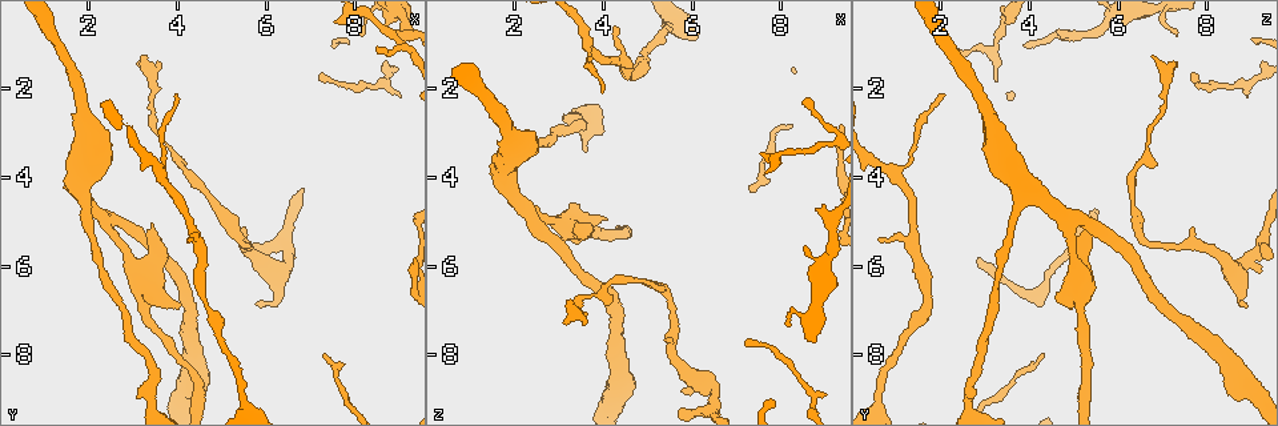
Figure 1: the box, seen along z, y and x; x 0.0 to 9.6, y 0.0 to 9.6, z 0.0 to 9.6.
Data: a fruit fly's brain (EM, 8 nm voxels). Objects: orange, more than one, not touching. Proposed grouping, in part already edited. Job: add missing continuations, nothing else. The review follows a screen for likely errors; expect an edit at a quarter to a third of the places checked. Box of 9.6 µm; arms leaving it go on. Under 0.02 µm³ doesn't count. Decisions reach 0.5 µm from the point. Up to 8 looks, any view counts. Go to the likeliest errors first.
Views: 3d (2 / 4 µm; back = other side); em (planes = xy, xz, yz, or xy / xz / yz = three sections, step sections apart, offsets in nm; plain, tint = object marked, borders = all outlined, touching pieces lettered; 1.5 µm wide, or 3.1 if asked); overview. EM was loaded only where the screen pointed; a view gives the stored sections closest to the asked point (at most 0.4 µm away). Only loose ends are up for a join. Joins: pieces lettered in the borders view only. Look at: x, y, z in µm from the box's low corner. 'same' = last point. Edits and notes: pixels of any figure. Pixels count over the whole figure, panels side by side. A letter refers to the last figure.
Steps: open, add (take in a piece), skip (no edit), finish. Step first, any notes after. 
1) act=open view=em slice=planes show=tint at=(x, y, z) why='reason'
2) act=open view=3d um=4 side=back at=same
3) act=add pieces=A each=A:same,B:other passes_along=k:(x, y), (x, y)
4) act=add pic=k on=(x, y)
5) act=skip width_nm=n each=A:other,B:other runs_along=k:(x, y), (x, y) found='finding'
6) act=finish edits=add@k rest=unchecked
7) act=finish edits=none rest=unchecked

act=open view=3d um=2 at=(4.00, 2.10, 2.10) why='tapers out'

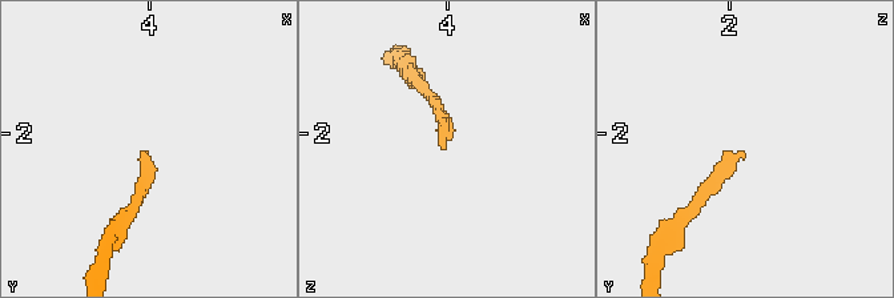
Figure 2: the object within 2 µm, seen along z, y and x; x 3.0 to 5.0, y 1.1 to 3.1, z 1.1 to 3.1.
act=open view=em slice=yz step=8 show=borders at=(3.96, 2.12, 2.10)

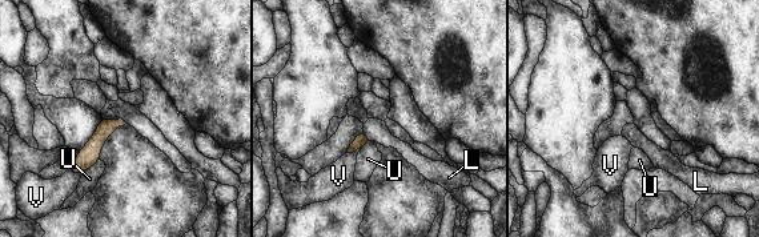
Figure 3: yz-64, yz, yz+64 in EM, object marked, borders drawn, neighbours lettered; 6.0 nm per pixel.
act=open view=em slice=planes show=borders at=same

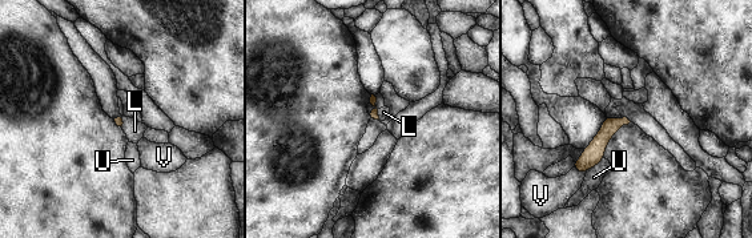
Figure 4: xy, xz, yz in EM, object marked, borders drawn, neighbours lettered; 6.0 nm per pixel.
act=skip each=L:other,U:other,V:other runs_along=4:(624, 121), (616, 124), (578, 166) found='none of them fits'

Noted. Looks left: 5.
act=open view=em slice=yz step=4 show=tint at=(8.15, 0.80, 7.25) why='free end'

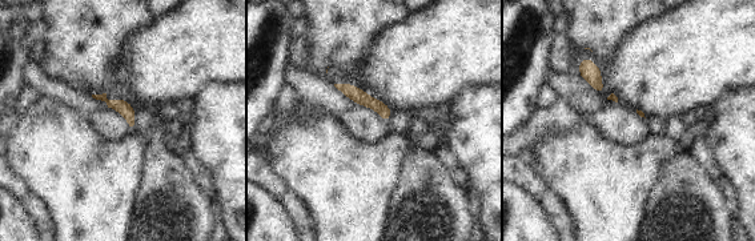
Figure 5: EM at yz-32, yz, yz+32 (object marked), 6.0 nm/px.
act=open view=em slice=planes show=borders at=same why='another direction'

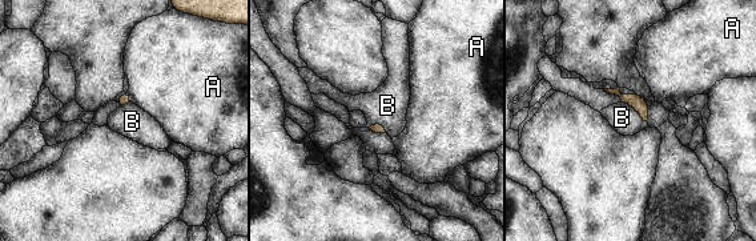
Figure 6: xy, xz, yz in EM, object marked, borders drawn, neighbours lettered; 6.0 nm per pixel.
act=skip each=A:other,B:other border=6:(622, 101), (627, 103), (646, 121) found='no lettered piece goes on from it'

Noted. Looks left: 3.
act=open view=em slice=xy step=8 show=tint at=(8.45, 1.15, 2.35) why='thin end'

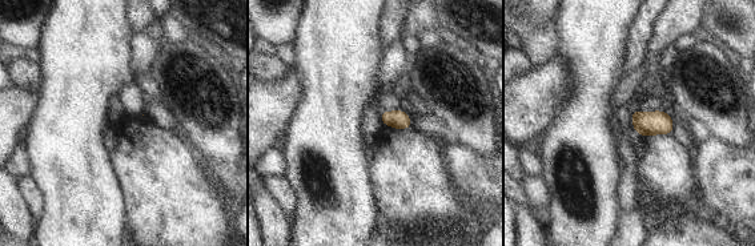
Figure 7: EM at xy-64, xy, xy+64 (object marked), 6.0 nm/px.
act=open view=em slice=xz step=8 show=borders at=same

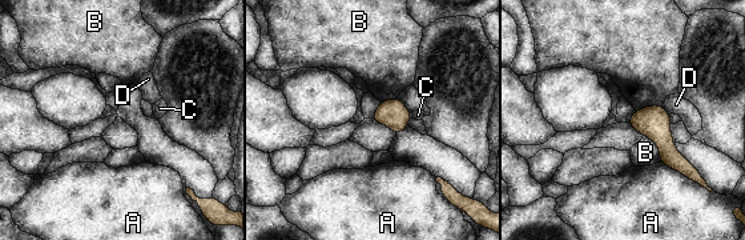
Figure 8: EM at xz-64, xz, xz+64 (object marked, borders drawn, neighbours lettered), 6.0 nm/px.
act=skip each=A:other,B:other,C:other,D:other found='none of them fits'

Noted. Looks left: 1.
act=finish edits=none rest=unchecked

